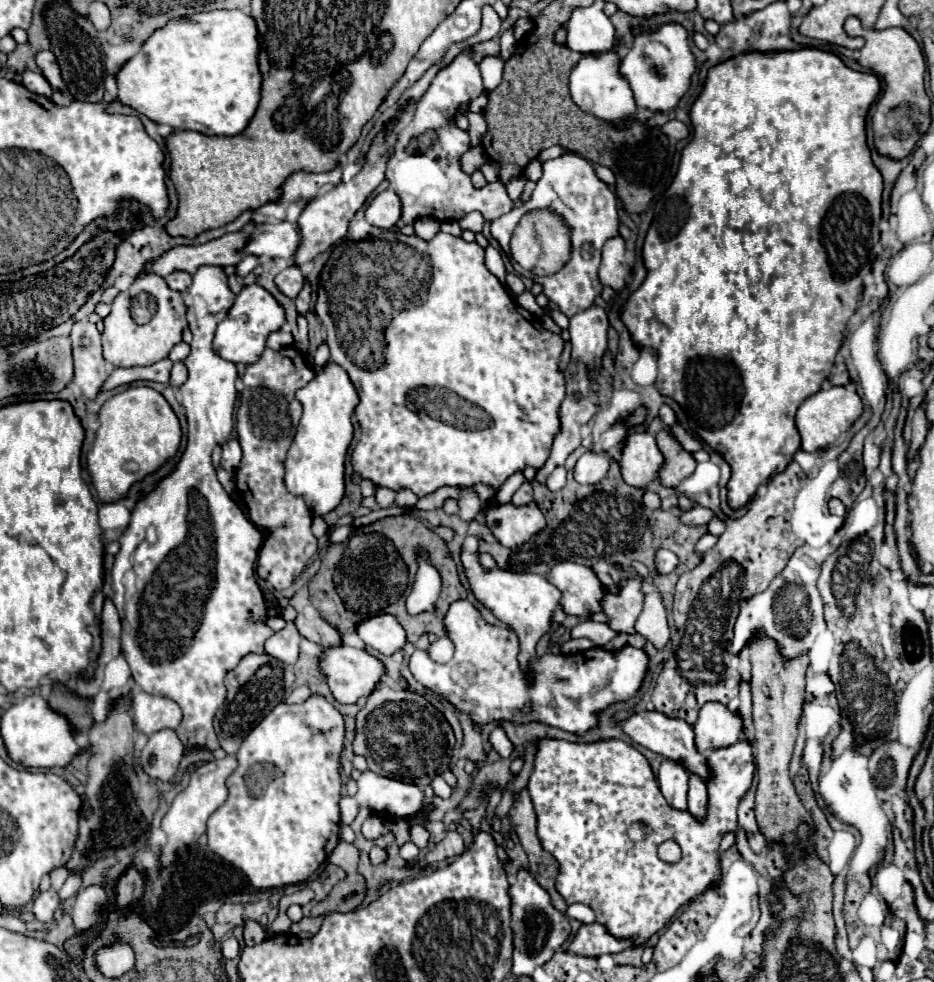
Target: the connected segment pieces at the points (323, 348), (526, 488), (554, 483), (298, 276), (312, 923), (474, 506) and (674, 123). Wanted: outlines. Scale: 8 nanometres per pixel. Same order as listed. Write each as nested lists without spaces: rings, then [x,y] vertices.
[[[322,342],[322,344],[316,348],[316,352],[314,352],[314,366],[316,366],[316,370],[320,370],[328,360],[330,360],[330,356],[328,356],[328,344]]]
[[[524,480],[524,484],[514,492],[514,496],[512,496],[512,504],[514,506],[528,506],[528,504],[532,504],[532,484],[528,482],[528,480]]]
[[[558,466],[558,468],[552,472],[552,476],[548,478],[546,486],[548,486],[550,492],[558,492],[558,490],[564,488],[564,484],[566,484],[566,470],[564,470],[564,466]]]
[[[290,264],[286,270],[282,270],[276,276],[276,286],[280,288],[282,294],[286,294],[288,298],[296,298],[298,292],[304,286],[304,276],[300,272],[300,268],[296,264]]]
[[[312,916],[310,918],[302,918],[300,922],[294,922],[290,926],[290,932],[294,936],[298,936],[298,938],[310,938],[310,936],[314,936],[318,932],[320,924],[322,924],[322,918],[320,916],[318,918],[312,918]]]
[[[464,488],[464,490],[462,490],[462,496],[460,496],[460,500],[458,500],[458,506],[460,506],[458,516],[460,516],[464,522],[474,520],[474,516],[480,512],[480,500],[476,498],[476,494],[474,494],[470,488]]]
[[[668,120],[664,126],[662,126],[662,132],[670,138],[676,138],[676,140],[682,140],[688,136],[688,128],[680,122],[680,120]]]

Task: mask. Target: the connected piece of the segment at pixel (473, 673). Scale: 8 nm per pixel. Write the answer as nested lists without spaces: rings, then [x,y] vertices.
[[[456,600],[450,604],[444,626],[448,638],[452,638],[456,646],[454,658],[446,664],[436,664],[430,660],[428,652],[416,650],[410,658],[410,670],[420,684],[450,700],[480,724],[492,720],[512,724],[538,720],[582,736],[598,726],[600,710],[616,700],[634,698],[650,668],[648,654],[626,644],[620,650],[590,648],[580,654],[546,652],[540,658],[534,656],[528,664],[530,678],[526,678],[526,672],[516,660],[520,652],[518,636],[512,630],[488,624],[470,600]]]

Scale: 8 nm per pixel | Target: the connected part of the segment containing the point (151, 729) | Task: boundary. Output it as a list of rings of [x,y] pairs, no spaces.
[[[142,690],[134,694],[132,714],[134,714],[134,724],[138,732],[146,736],[164,728],[176,730],[182,722],[182,710],[176,702],[172,702],[170,698],[146,694]]]

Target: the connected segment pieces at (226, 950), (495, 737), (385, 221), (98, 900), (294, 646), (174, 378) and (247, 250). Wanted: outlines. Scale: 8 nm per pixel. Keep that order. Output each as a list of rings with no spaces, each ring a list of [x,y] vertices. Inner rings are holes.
[[[232,936],[232,938],[226,938],[222,942],[222,956],[224,958],[238,958],[240,954],[240,946],[238,946],[238,940]]]
[[[496,728],[490,732],[490,742],[494,746],[494,750],[502,756],[502,758],[510,758],[510,754],[514,752],[514,744],[506,738],[502,728]]]
[[[394,190],[380,192],[366,208],[366,220],[382,230],[390,230],[402,216],[402,200]]]
[[[88,886],[82,892],[78,892],[72,912],[78,932],[88,930],[100,918],[102,906],[104,906],[104,890],[100,886]]]
[[[286,606],[282,616],[286,620],[286,626],[282,630],[274,632],[266,640],[266,652],[270,656],[282,660],[284,664],[296,664],[298,654],[300,654],[300,640],[302,640],[302,634],[298,632],[298,628],[294,624],[298,612],[292,606]]]
[[[176,362],[174,368],[172,368],[172,374],[170,374],[170,386],[172,388],[180,388],[186,380],[186,368],[182,362]]]
[[[288,220],[258,224],[254,226],[252,238],[254,240],[244,246],[244,254],[286,258],[288,262],[294,260],[294,254],[302,240],[298,224],[292,224]]]

